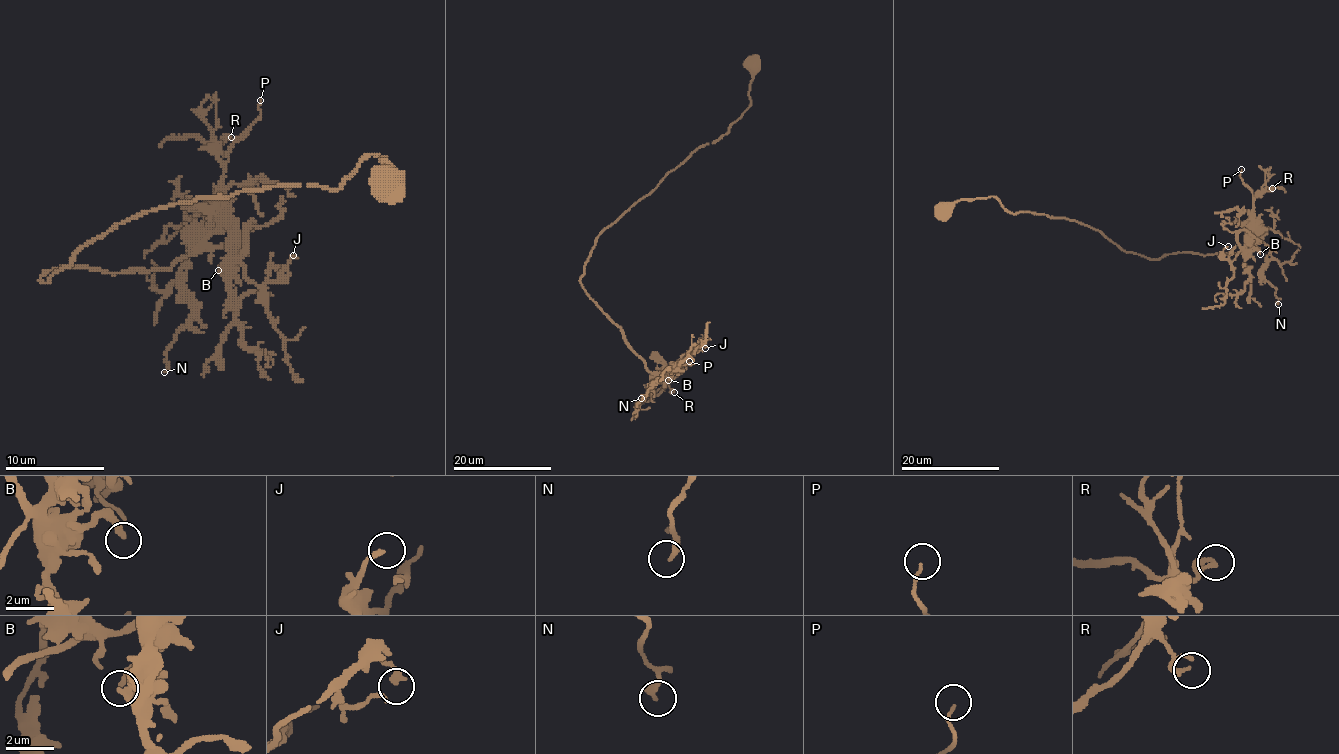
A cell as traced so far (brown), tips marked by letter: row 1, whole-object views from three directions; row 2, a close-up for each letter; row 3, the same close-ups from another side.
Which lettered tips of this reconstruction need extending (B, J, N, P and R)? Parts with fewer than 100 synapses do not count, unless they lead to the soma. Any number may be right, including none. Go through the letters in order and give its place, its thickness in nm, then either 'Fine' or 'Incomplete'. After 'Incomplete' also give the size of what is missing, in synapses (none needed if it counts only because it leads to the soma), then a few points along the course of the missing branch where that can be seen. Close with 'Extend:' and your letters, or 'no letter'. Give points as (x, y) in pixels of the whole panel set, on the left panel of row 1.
B: Place: (218, 270). Thickness 180 nm. Fine
J: Place: (293, 255). Thickness 240 nm. Fine
N: Place: (164, 372). Thickness 240 nm. Fine
P: Place: (260, 100). Thickness 100 nm. Fine
R: Place: (231, 137). Thickness 190 nm. Fine
Extend: no letter

